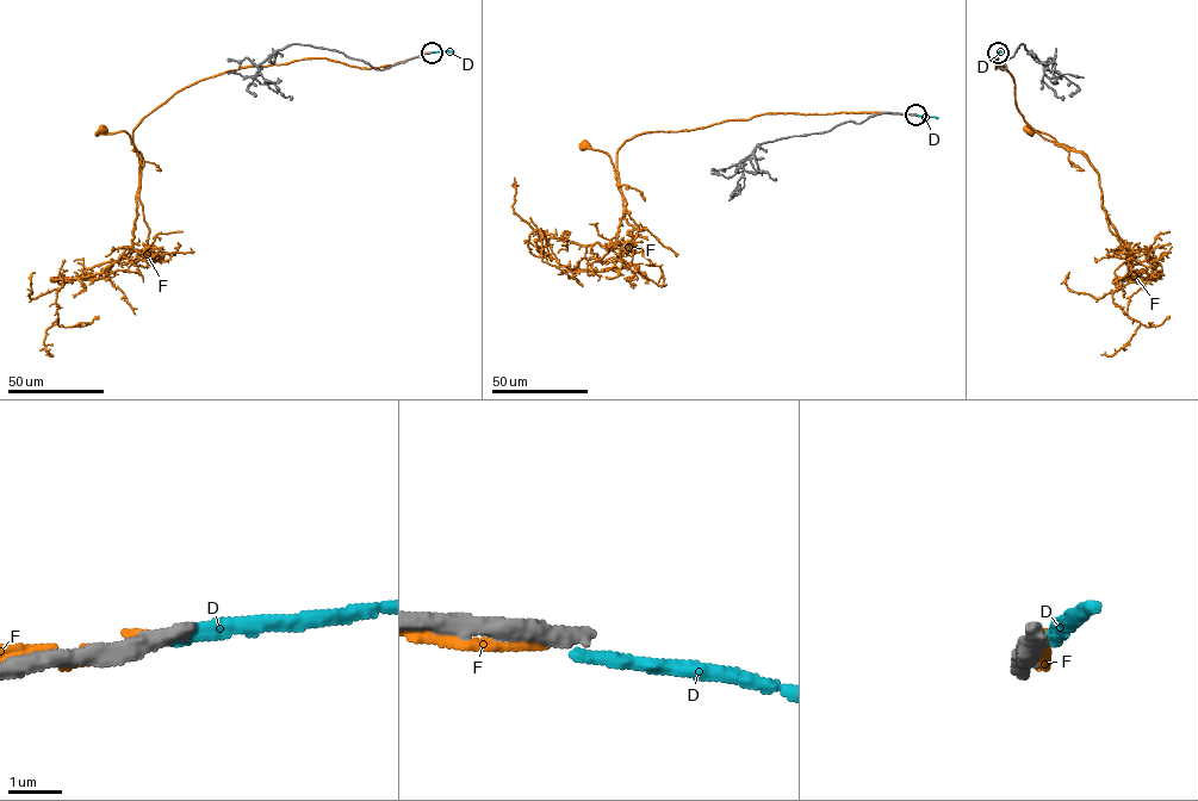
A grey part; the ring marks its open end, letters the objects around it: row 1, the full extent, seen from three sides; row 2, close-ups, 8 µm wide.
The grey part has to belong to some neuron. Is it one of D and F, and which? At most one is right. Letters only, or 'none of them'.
none of them

